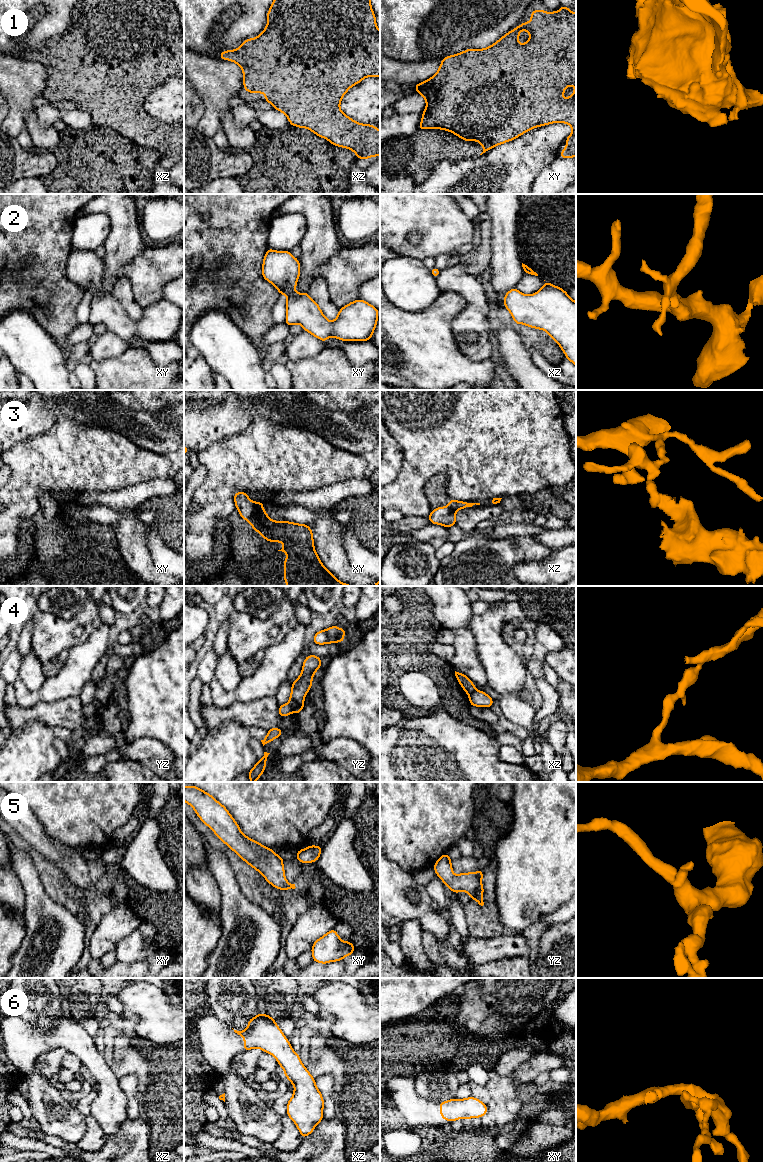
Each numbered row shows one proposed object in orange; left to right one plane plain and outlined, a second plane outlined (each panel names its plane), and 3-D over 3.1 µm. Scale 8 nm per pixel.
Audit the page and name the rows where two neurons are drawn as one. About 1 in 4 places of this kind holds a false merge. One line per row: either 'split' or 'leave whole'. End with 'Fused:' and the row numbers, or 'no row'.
1: leave whole
2: leave whole
3: split
4: split
5: leave whole
6: leave whole
Fused: 3, 4

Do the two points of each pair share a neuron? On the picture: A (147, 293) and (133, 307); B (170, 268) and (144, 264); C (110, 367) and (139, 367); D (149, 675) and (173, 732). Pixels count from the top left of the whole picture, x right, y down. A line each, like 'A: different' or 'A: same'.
A: different
B: same
C: same
D: same

